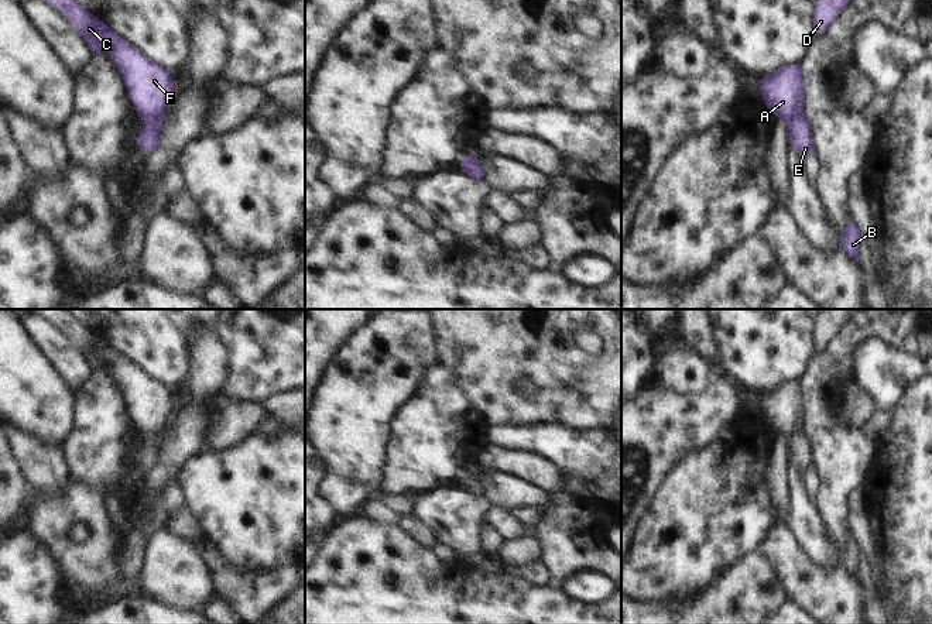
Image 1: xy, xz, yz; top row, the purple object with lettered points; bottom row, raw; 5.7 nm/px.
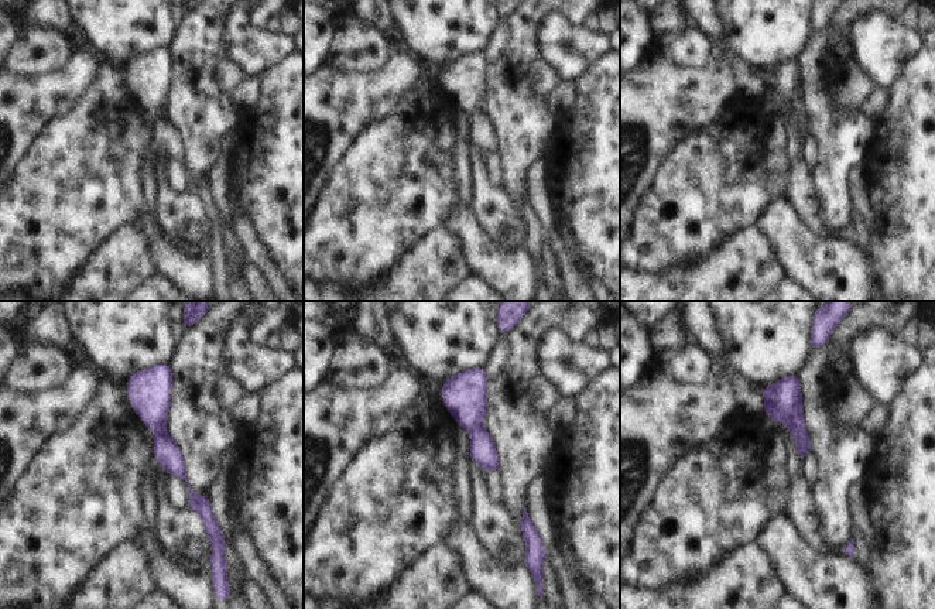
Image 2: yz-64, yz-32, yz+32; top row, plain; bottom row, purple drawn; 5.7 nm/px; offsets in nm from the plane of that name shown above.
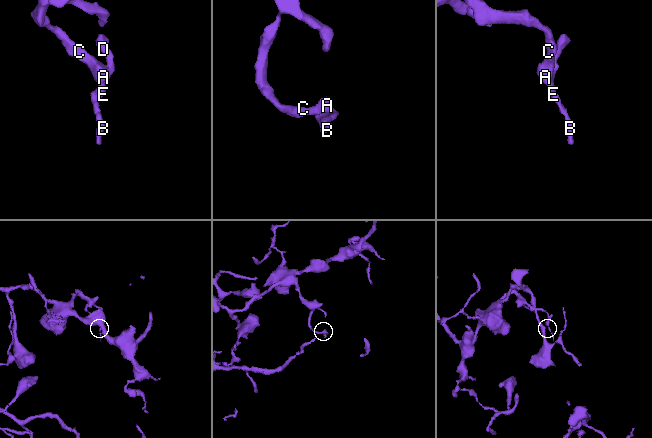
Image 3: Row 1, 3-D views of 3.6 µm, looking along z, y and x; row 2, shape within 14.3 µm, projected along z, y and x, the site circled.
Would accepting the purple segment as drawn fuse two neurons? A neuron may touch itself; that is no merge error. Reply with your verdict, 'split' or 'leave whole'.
split

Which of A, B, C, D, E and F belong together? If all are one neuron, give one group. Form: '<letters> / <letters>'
A C F / B D E

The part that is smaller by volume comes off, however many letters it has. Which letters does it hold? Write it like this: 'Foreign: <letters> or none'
Foreign: B, D, E

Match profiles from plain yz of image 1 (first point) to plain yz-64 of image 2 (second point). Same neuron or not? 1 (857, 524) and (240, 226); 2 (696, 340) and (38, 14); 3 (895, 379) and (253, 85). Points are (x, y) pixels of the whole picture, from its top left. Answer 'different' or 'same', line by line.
1: different
2: same
3: different

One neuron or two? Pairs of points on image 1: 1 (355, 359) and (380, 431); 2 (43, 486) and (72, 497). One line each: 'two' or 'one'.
1: one
2: two

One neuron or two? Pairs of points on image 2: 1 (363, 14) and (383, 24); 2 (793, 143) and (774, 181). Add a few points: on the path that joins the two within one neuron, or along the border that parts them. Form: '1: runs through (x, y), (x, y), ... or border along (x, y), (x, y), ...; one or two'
1: runs through (367, 14), (373, 14), (379, 20); one
2: border along (790, 167), (791, 173); two

